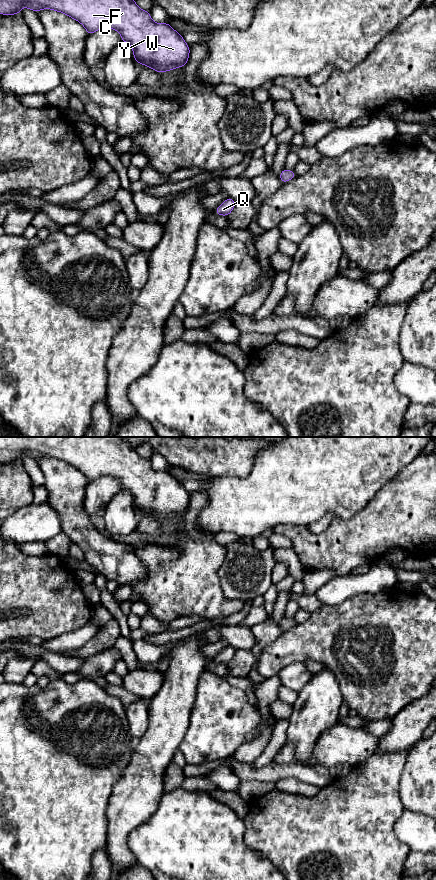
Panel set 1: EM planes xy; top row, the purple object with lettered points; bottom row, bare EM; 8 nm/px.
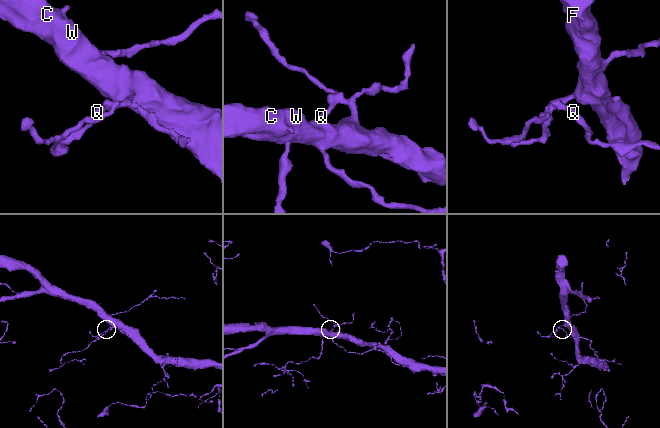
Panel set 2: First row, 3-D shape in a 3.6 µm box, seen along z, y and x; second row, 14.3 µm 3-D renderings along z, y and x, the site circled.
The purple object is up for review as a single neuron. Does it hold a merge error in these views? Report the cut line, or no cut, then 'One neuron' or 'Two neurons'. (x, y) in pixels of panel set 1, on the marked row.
No split. One neuron

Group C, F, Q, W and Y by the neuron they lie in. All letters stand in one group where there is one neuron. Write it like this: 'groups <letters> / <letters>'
groups C F Q W Y

